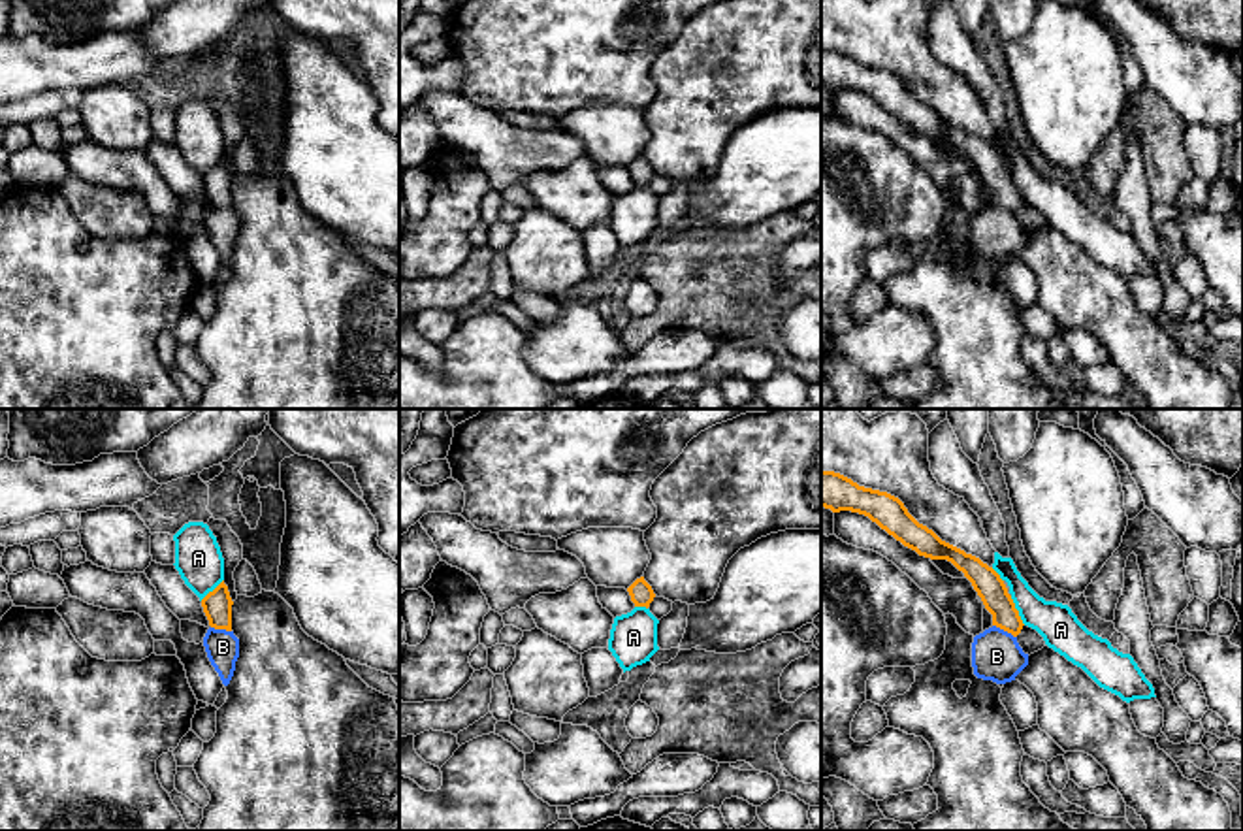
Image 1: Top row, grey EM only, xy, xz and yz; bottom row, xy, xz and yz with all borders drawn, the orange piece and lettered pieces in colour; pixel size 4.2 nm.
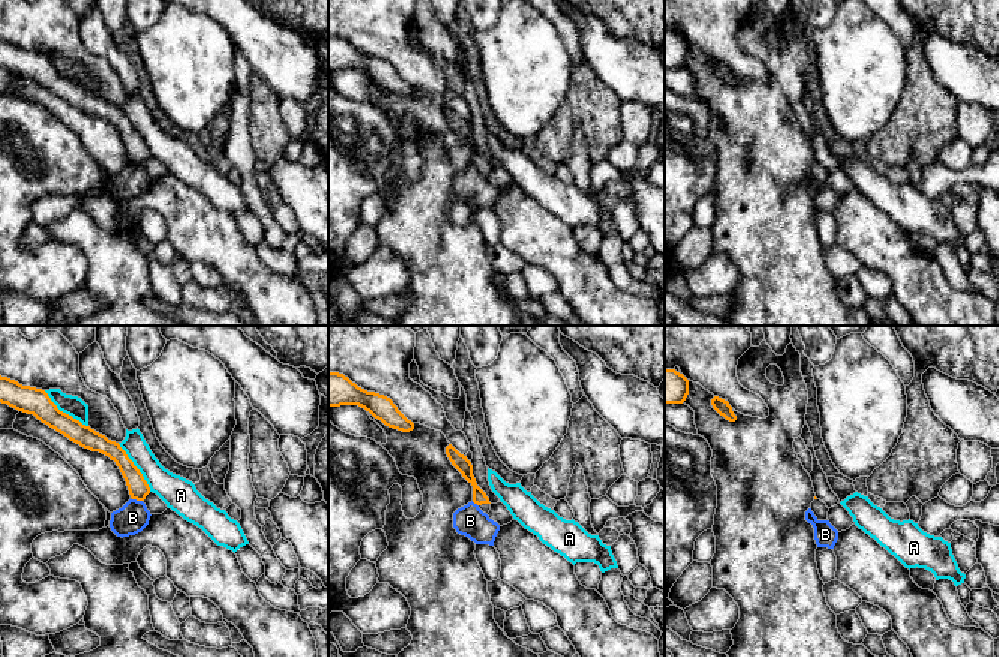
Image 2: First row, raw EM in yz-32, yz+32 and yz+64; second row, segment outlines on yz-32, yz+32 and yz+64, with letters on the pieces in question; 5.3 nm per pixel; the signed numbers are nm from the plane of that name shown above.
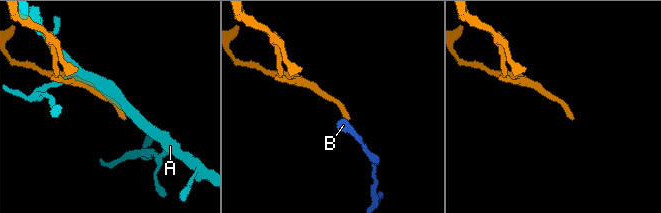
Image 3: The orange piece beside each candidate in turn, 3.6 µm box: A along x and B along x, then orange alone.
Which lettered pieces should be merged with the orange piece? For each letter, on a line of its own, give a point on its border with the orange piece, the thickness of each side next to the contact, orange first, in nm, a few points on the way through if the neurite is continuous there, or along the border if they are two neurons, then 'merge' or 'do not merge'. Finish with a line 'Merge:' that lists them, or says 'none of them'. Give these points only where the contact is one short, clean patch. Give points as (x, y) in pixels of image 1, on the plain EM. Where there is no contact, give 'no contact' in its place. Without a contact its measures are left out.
A: contact yz (1017, 189); calibres 120 and 170 nm; do not merge
B: contact yz (1004, 208); calibres 120 and 220 nm; border yz (993, 202), (1016, 215); do not merge
Merge: none of them

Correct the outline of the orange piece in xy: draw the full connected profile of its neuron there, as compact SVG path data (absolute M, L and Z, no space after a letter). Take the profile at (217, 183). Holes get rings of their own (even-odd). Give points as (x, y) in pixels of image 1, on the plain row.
M224 158L202 177L209 204L232 209L232 175Z

